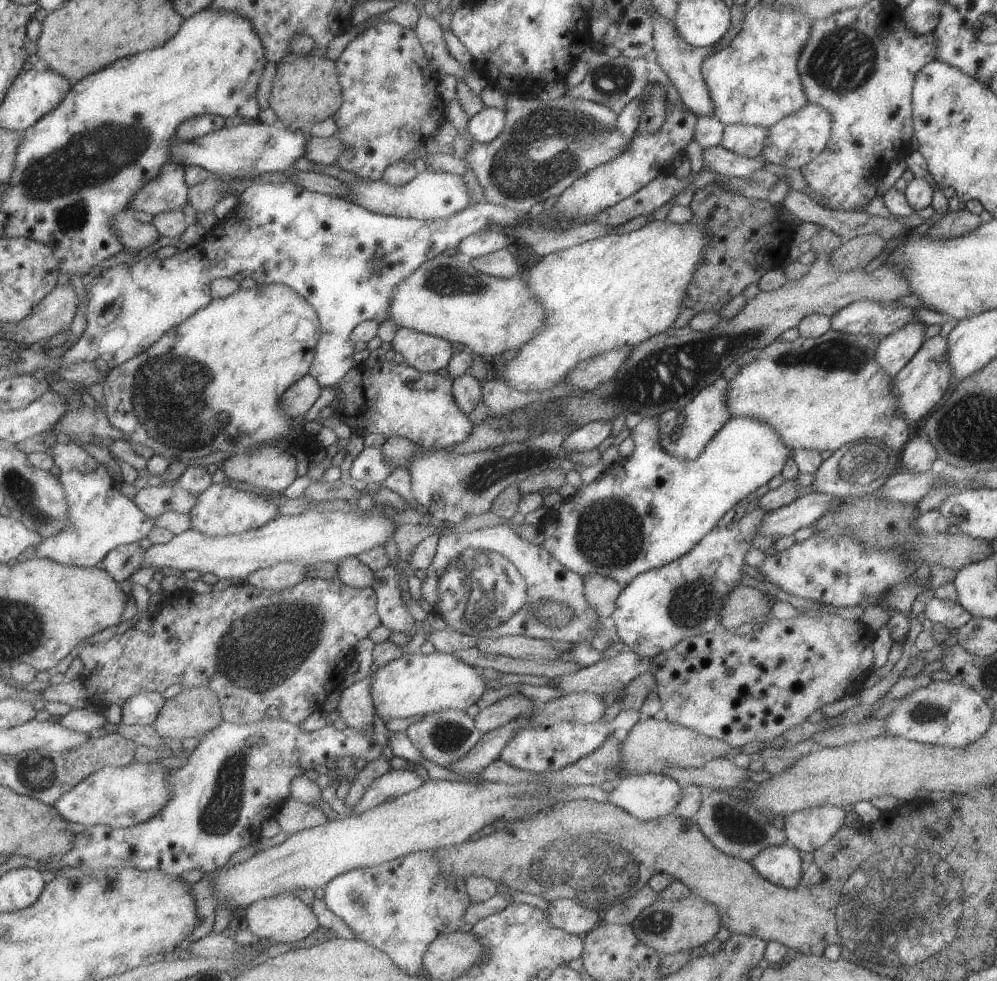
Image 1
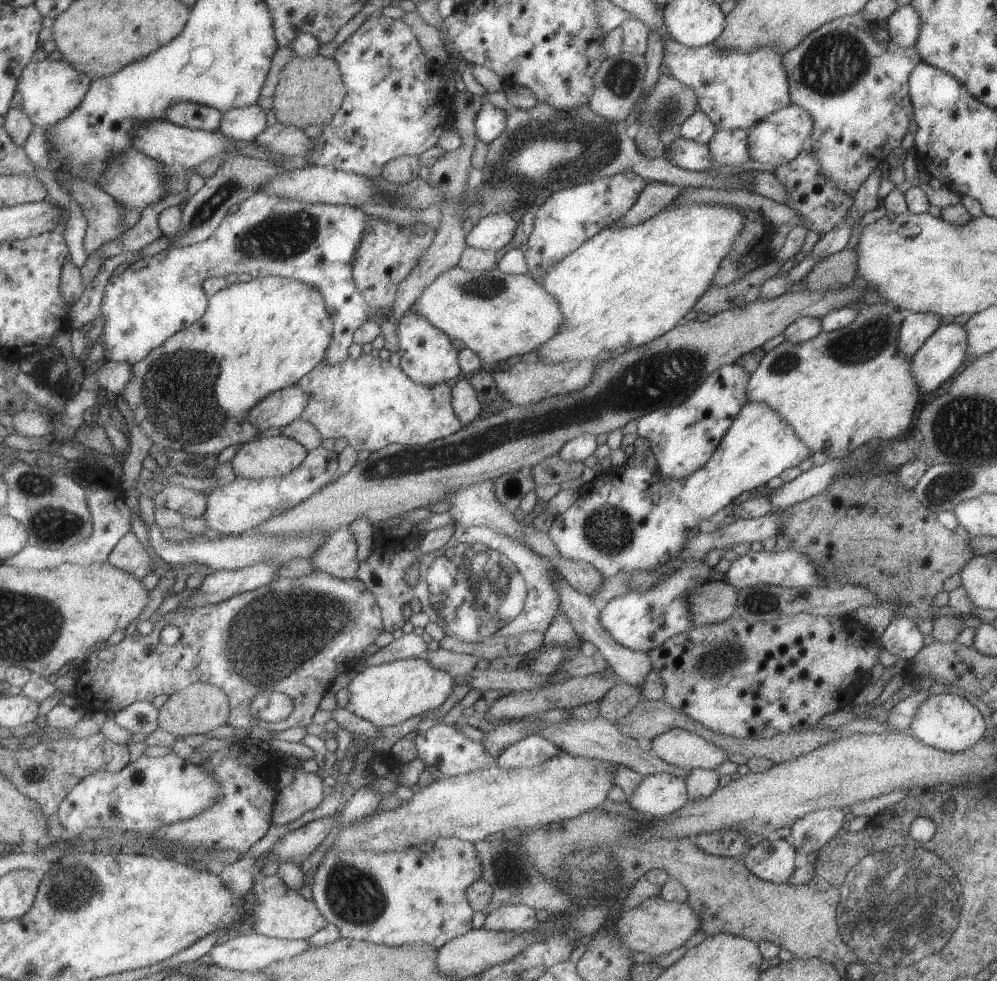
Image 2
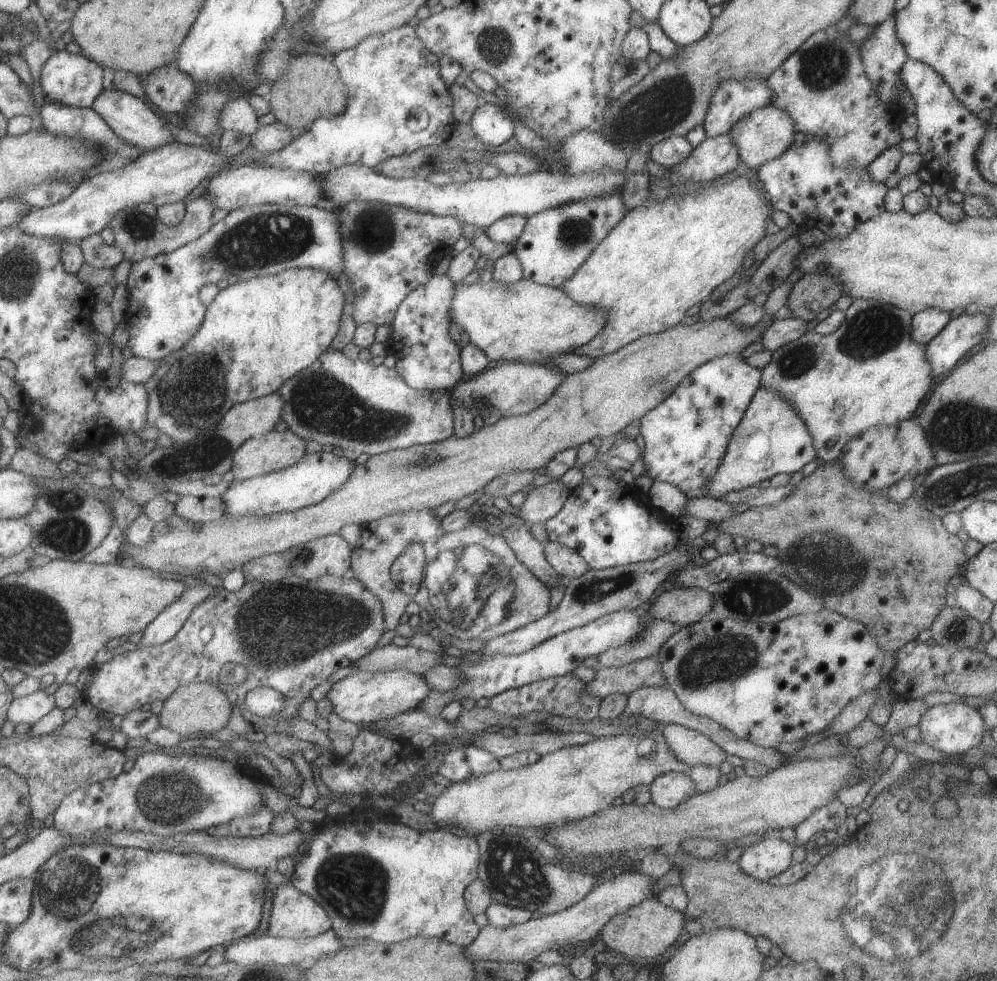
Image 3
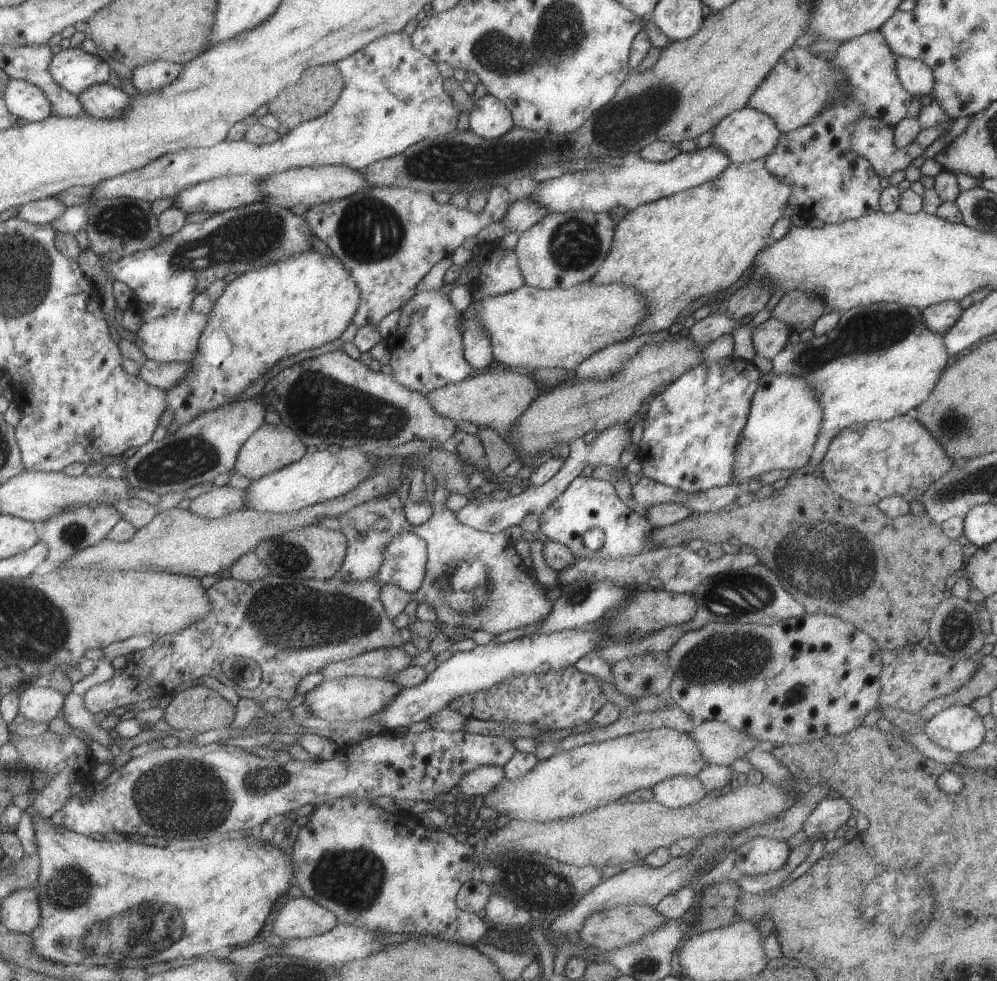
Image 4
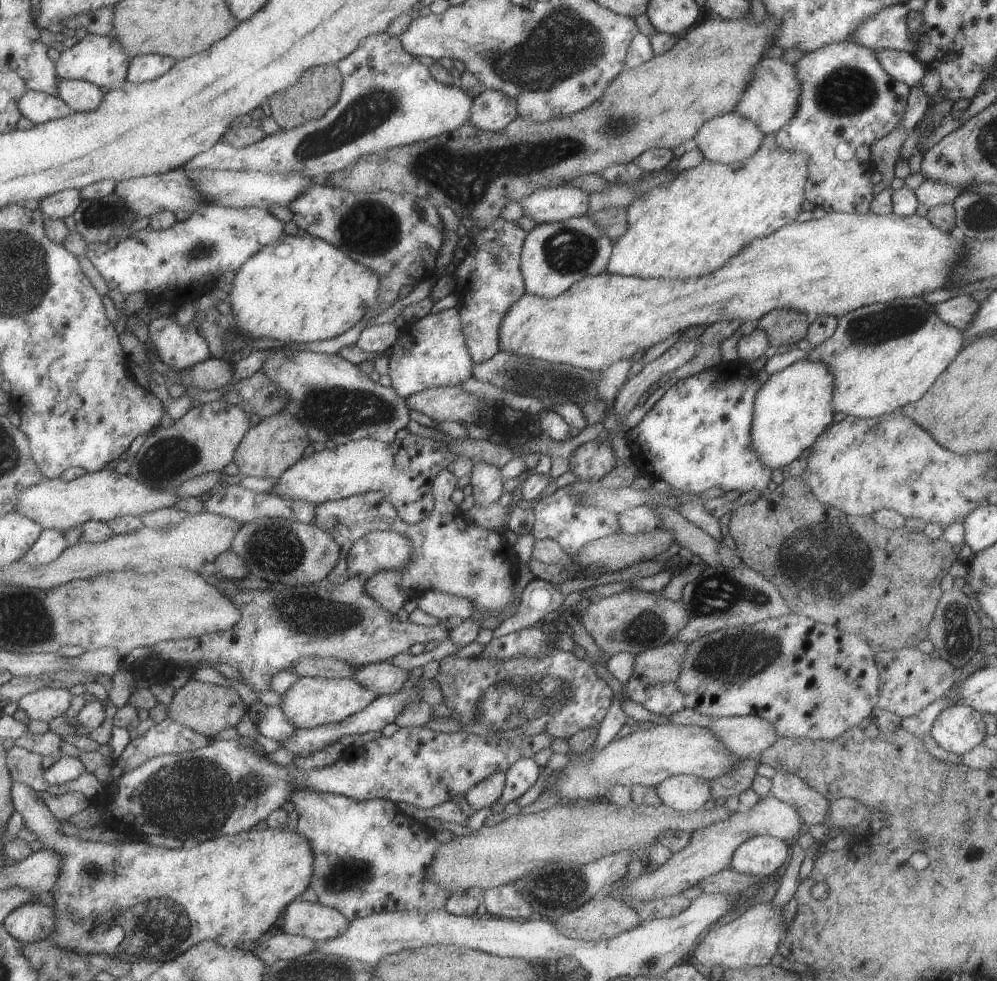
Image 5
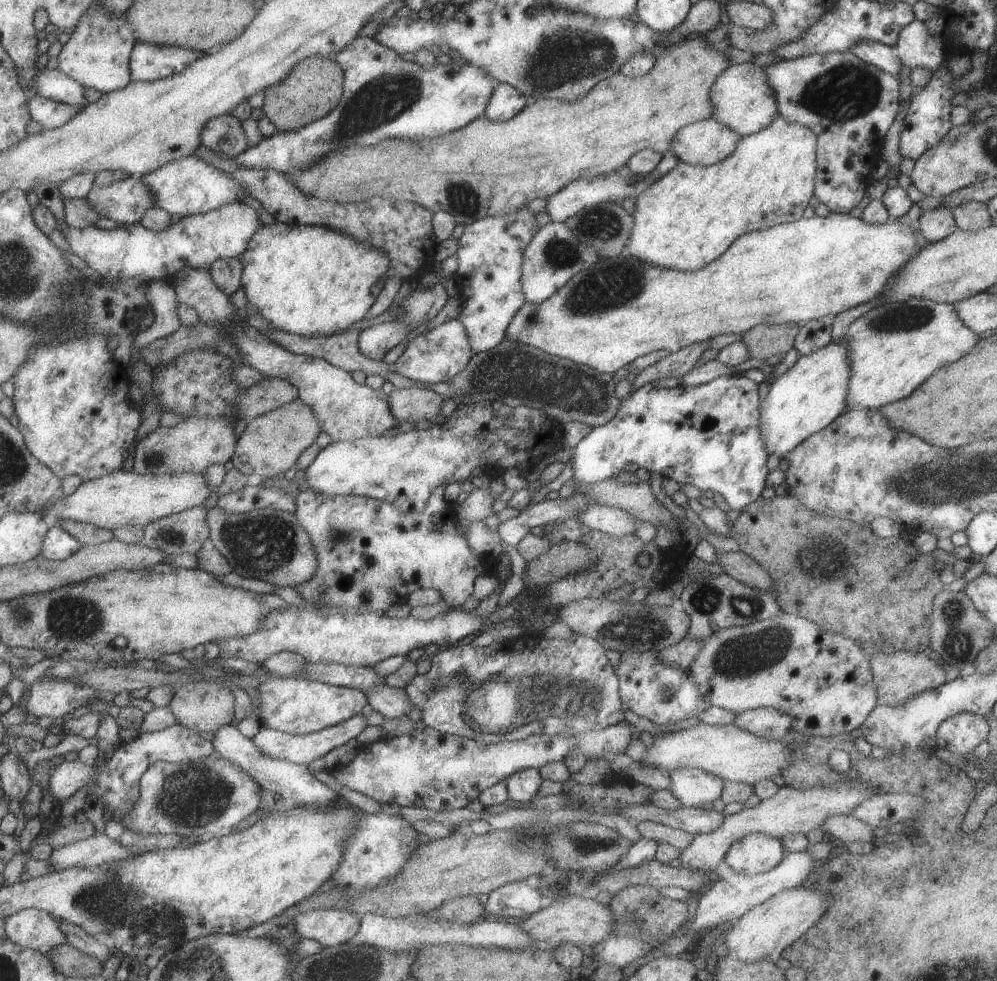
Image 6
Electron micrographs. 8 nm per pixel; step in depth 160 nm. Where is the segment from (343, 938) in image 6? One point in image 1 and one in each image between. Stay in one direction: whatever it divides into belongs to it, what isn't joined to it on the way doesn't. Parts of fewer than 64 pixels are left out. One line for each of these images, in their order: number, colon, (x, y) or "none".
1: (282, 919)
2: (279, 912)
3: (294, 915)
4: (301, 918)
5: (319, 923)

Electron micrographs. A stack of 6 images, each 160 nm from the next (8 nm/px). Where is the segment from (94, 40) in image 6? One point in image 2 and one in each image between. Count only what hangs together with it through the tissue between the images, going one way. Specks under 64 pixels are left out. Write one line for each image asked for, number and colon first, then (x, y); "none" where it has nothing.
2: (50, 89)
3: (74, 79)
4: (76, 70)
5: (102, 60)

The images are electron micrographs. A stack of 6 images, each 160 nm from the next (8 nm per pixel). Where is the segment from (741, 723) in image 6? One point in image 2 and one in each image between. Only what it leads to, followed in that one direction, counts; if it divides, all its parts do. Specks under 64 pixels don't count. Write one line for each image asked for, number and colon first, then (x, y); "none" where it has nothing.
2: (679, 747)
3: (692, 748)
4: (718, 744)
5: (747, 735)

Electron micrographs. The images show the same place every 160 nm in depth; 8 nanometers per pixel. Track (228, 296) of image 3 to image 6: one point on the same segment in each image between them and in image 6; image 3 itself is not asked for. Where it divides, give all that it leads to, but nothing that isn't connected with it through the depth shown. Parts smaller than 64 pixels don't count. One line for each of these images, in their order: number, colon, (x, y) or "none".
4: (306, 301)
5: (299, 288)
6: (308, 280)

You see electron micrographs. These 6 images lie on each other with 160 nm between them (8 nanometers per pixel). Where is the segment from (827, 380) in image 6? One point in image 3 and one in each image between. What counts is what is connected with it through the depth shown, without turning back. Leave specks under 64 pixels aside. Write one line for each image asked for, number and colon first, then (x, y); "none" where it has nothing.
3: (770, 439)
4: (782, 424)
5: (793, 406)

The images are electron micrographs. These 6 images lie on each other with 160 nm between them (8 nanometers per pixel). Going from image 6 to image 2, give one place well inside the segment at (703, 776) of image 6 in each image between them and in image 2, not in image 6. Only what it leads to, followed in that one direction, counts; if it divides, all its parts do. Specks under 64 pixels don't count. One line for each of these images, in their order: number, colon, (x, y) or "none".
2: (658, 795)
3: (668, 790)
4: (678, 791)
5: (683, 793)

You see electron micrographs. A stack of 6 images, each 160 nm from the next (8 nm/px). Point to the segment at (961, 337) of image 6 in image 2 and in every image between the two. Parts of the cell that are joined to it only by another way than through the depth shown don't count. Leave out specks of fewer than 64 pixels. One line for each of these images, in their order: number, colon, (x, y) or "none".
2: (838, 391)
3: (867, 372)
4: (879, 361)
5: (882, 356)

